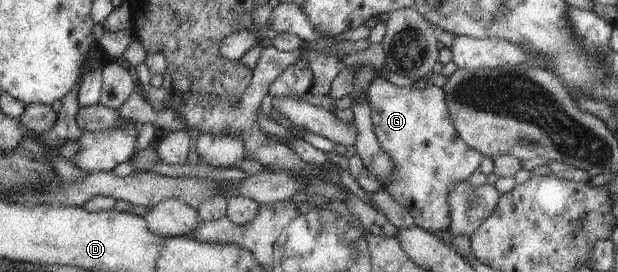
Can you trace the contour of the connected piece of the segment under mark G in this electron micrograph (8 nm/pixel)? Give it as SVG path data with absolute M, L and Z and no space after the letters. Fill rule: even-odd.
M376 75L372 84L360 94L368 102L372 110L372 126L380 148L390 156L394 162L394 172L386 178L383 189L399 202L413 215L414 224L422 230L438 234L451 226L450 204L448 194L452 186L458 182L467 180L468 177L478 170L482 162L482 154L478 156L478 150L459 136L458 130L452 124L447 110L447 98L444 90L437 86L429 85L426 88L401 87L392 84L385 77Z

